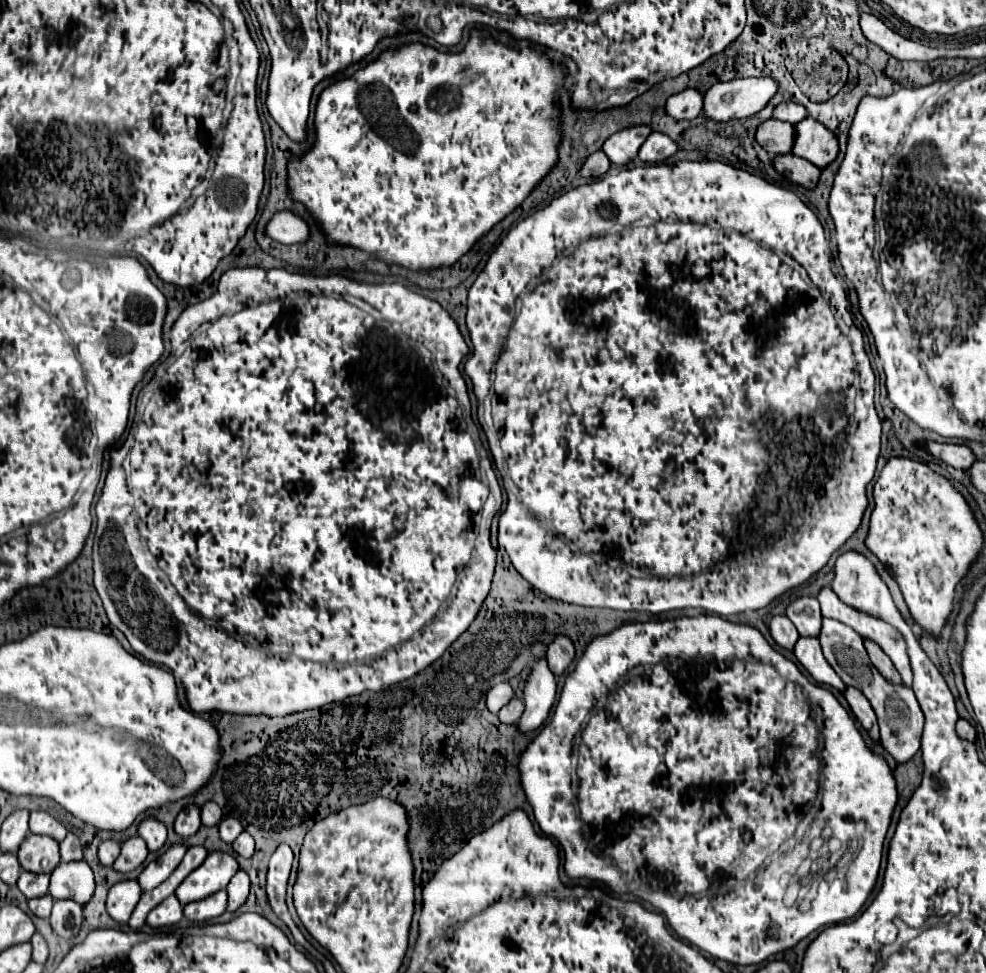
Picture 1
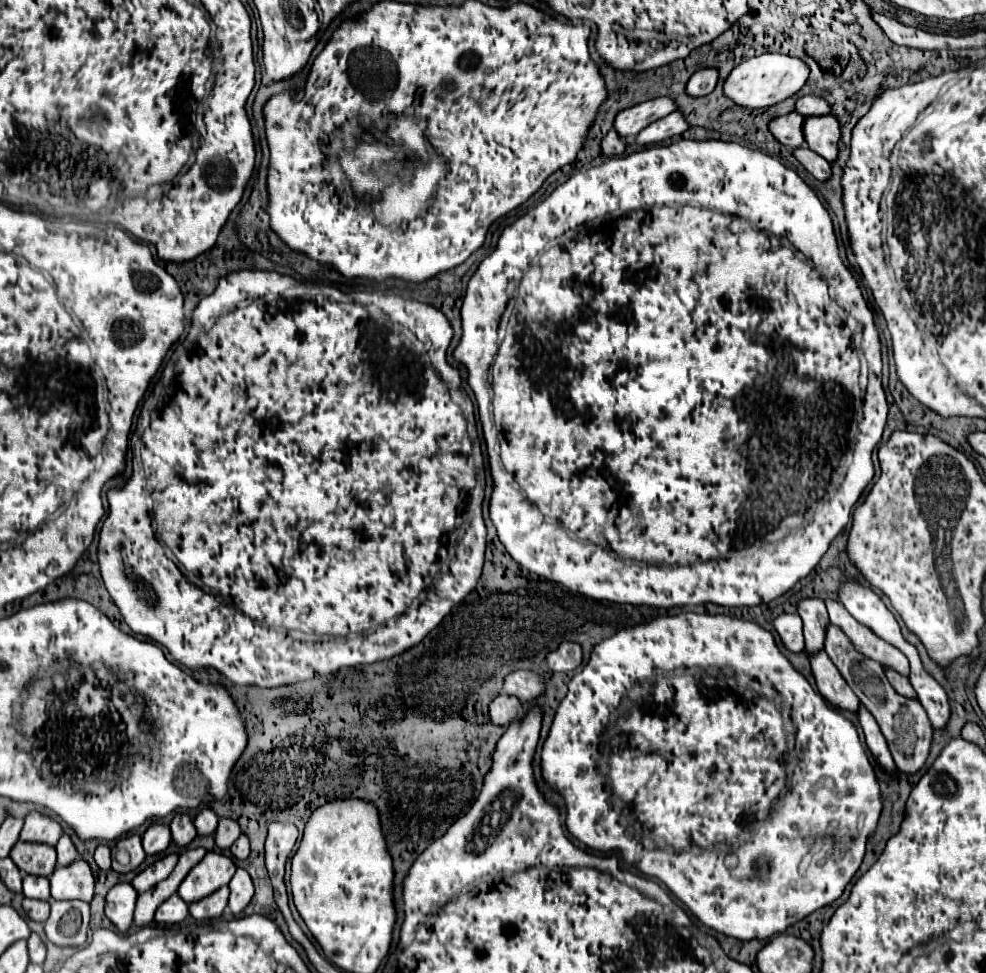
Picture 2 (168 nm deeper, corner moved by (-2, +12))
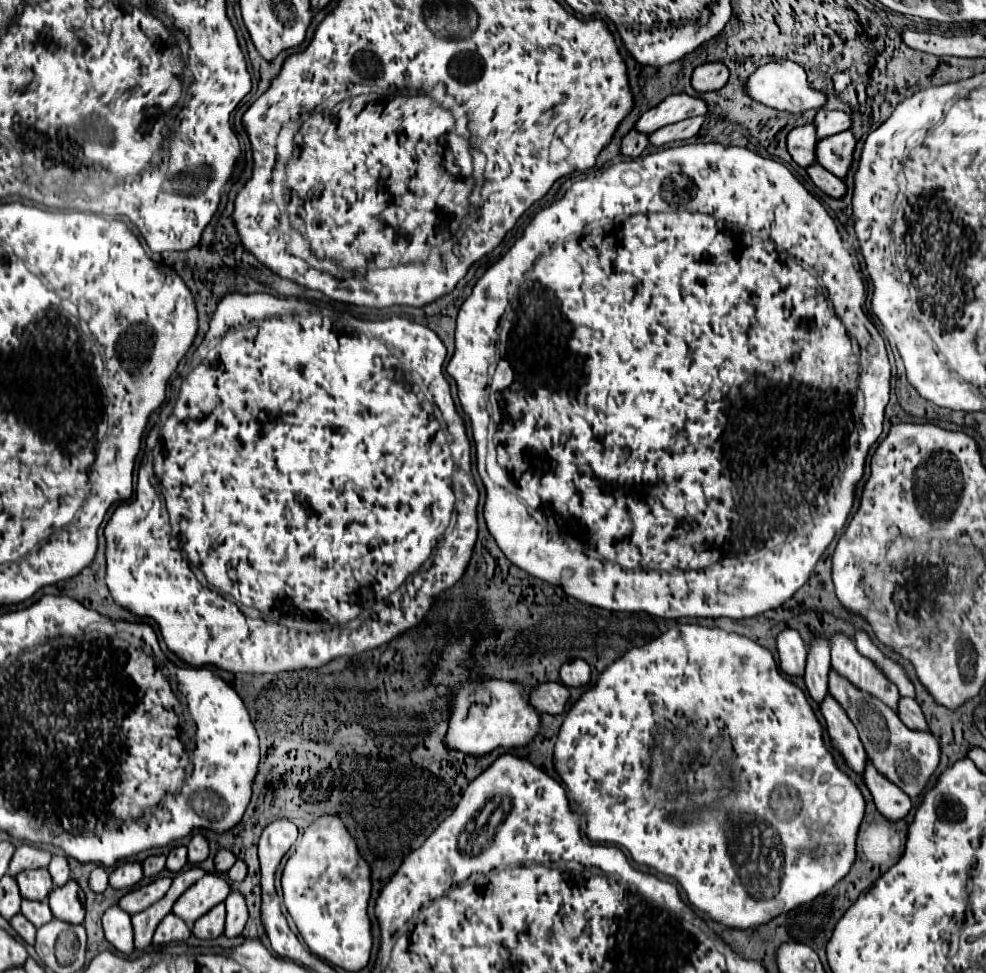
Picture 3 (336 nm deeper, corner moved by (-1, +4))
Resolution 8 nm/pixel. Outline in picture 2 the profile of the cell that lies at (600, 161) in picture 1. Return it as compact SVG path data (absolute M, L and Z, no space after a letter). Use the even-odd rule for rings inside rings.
M609 130L609 134L601 142L601 150L605 156L619 156L625 150L625 140L619 138L619 134L615 130Z

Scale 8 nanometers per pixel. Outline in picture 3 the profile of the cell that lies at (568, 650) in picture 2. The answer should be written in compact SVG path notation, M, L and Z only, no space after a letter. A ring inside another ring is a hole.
M572 660L566 662L560 670L560 680L566 686L578 688L578 686L588 686L590 682L590 666L584 660Z

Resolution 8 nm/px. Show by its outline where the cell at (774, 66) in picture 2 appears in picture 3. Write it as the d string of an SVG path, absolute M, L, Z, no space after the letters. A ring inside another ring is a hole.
M770 62L770 64L764 64L760 66L748 80L746 84L746 90L748 94L766 104L766 106L772 106L776 110L786 110L786 112L806 112L806 110L818 110L826 104L826 94L820 92L820 90L814 90L808 86L806 82L806 72L802 66L794 64L794 62Z

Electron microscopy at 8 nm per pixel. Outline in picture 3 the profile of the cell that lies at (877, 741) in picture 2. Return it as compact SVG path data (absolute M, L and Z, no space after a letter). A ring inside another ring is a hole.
M870 762L866 764L864 780L874 798L878 812L886 820L898 822L910 812L910 808L912 808L910 798L906 794L902 794L902 790L898 790L898 786L894 786L892 782L886 782L886 778L882 778L882 774L878 774L874 770L874 766L870 766Z

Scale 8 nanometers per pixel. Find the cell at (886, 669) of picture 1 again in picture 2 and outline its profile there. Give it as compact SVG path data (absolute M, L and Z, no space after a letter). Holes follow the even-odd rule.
M885 668L885 676L889 678L891 686L893 686L899 694L909 696L909 698L915 696L915 690L913 690L913 686L911 686L911 682L909 682L907 676L899 676L899 672L893 672L891 668Z

